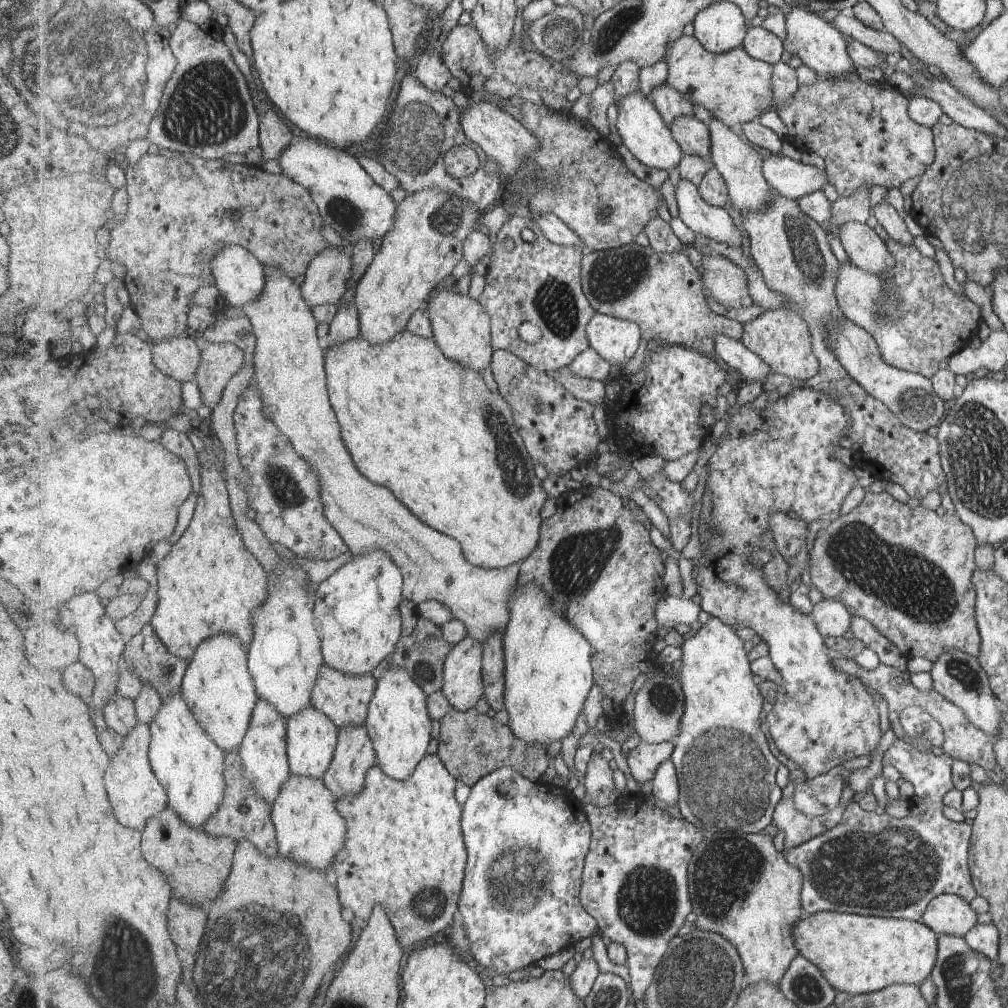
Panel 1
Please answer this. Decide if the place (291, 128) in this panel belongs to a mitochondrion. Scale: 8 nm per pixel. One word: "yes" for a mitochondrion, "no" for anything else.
no

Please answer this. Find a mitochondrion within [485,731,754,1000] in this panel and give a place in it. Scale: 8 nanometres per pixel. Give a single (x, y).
(647, 901)

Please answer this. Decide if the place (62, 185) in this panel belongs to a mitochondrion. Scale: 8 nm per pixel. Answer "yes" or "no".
no

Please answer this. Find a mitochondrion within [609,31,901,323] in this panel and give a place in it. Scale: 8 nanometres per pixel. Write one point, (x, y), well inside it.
(805, 252)

